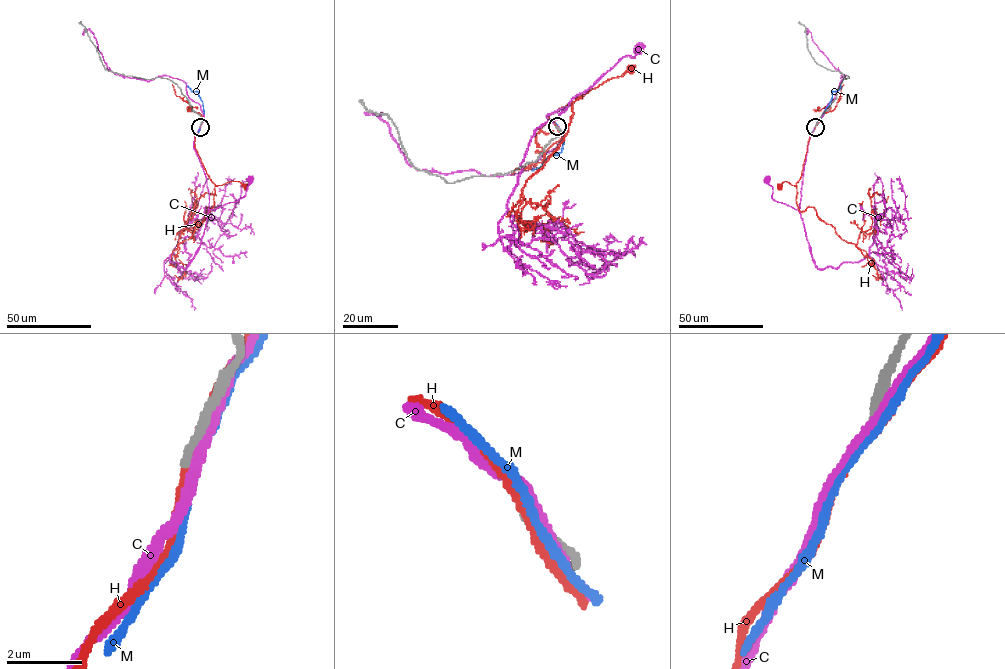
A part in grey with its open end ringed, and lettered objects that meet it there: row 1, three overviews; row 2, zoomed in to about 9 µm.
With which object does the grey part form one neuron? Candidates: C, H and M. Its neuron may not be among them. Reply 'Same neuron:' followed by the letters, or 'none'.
Same neuron: none

